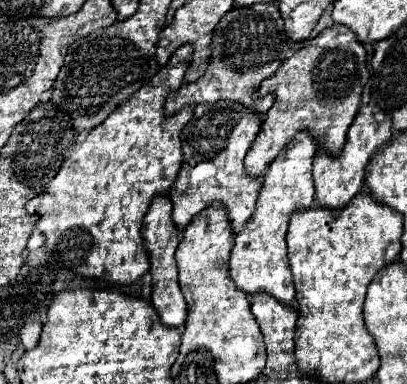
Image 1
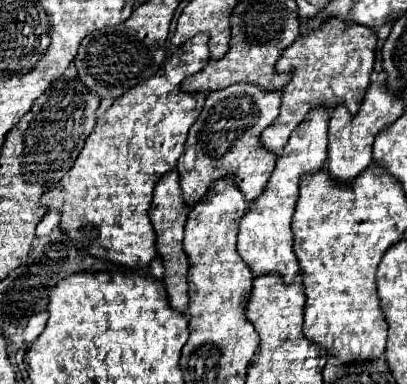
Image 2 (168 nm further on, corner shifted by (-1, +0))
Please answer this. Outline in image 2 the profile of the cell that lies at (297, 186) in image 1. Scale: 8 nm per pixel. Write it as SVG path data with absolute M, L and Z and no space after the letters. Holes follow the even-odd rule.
M324 108L310 110L302 124L296 126L288 144L276 160L276 168L266 184L262 196L252 202L240 220L238 254L248 264L252 274L280 274L282 282L292 284L300 276L300 266L292 250L290 220L298 200L298 184L306 174L314 174L324 168L328 146L328 120L330 114Z

